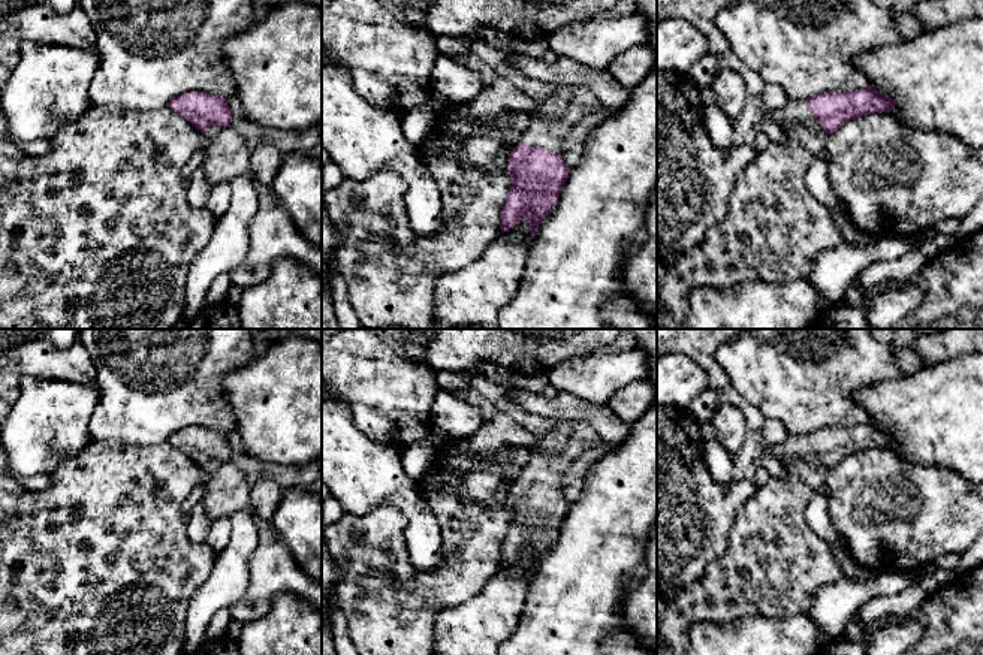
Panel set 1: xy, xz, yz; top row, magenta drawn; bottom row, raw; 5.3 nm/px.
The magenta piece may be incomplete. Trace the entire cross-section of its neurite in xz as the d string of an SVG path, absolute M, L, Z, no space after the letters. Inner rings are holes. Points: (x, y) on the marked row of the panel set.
M560 85L542 102L539 112L521 136L521 144L509 154L507 172L512 178L500 230L509 232L525 220L531 236L558 203L570 169L561 151L570 129L587 115L604 111L595 94L581 85Z

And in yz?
M871 85L854 91L829 91L808 100L790 100L784 108L766 111L780 126L800 124L809 130L833 133L844 123L874 112L889 112L896 100Z

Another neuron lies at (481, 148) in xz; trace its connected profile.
M474 126L470 136L461 136L453 144L455 159L468 166L491 166L506 147L503 136L491 135L486 127Z

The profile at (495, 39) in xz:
M485 28L480 33L480 40L488 43L491 48L507 52L516 52L521 55L533 57L533 58L543 58L543 54L548 51L548 42L545 40L522 40L512 37L503 31L495 28Z

